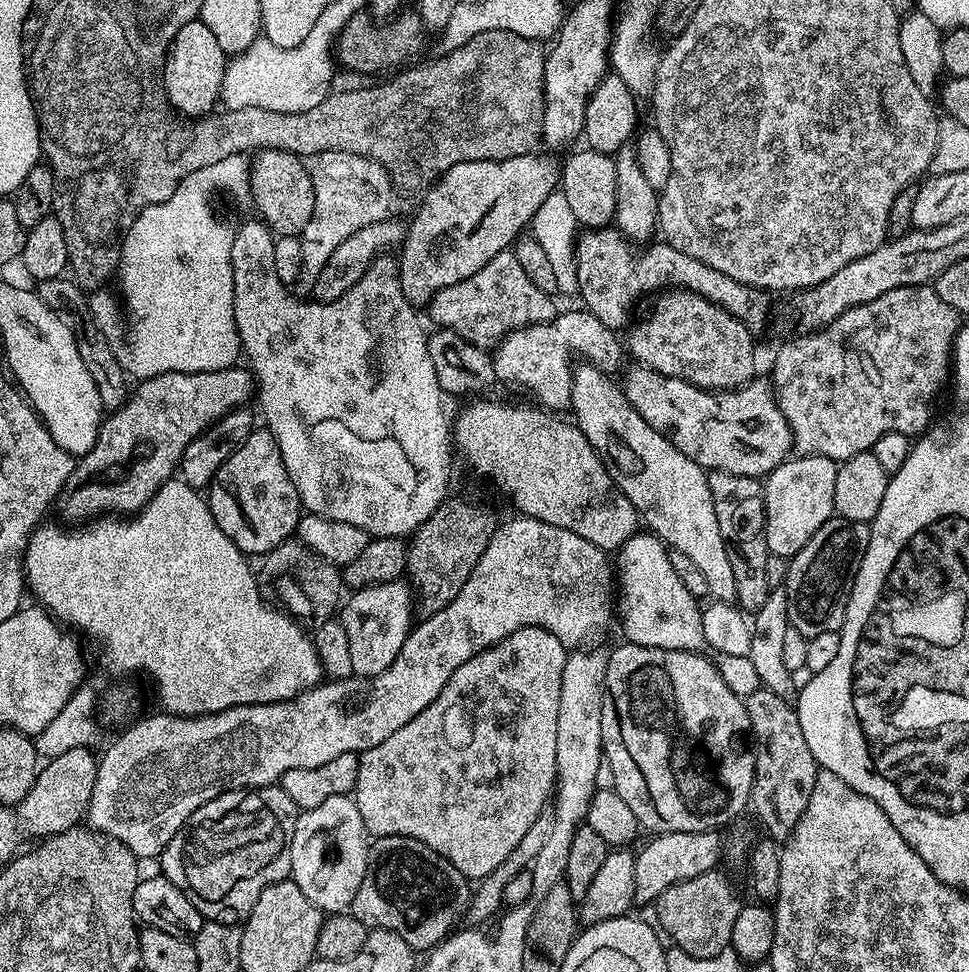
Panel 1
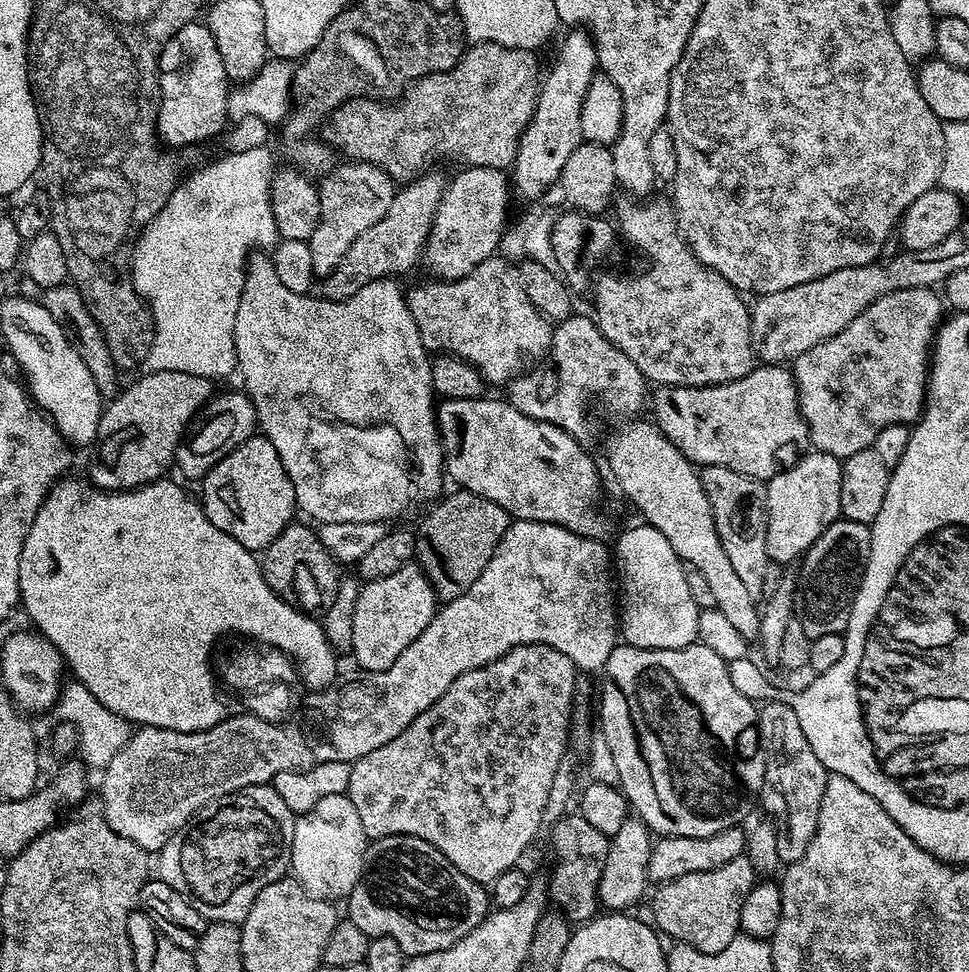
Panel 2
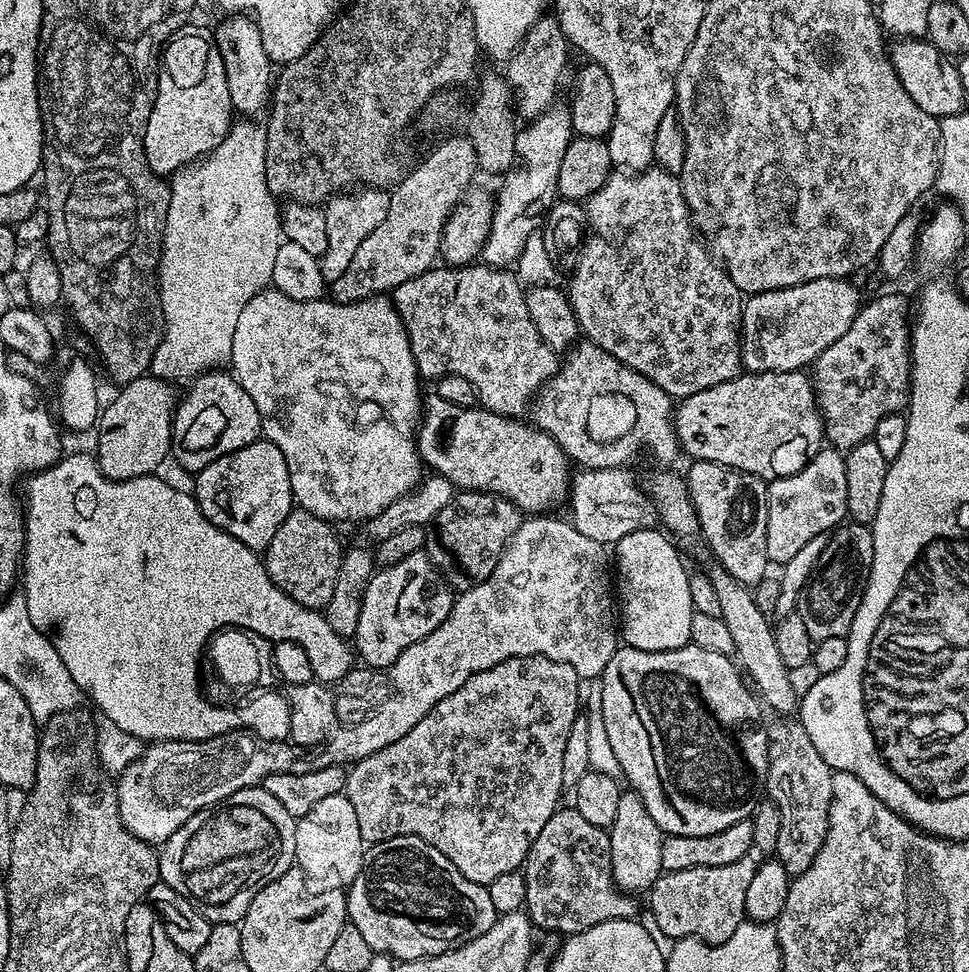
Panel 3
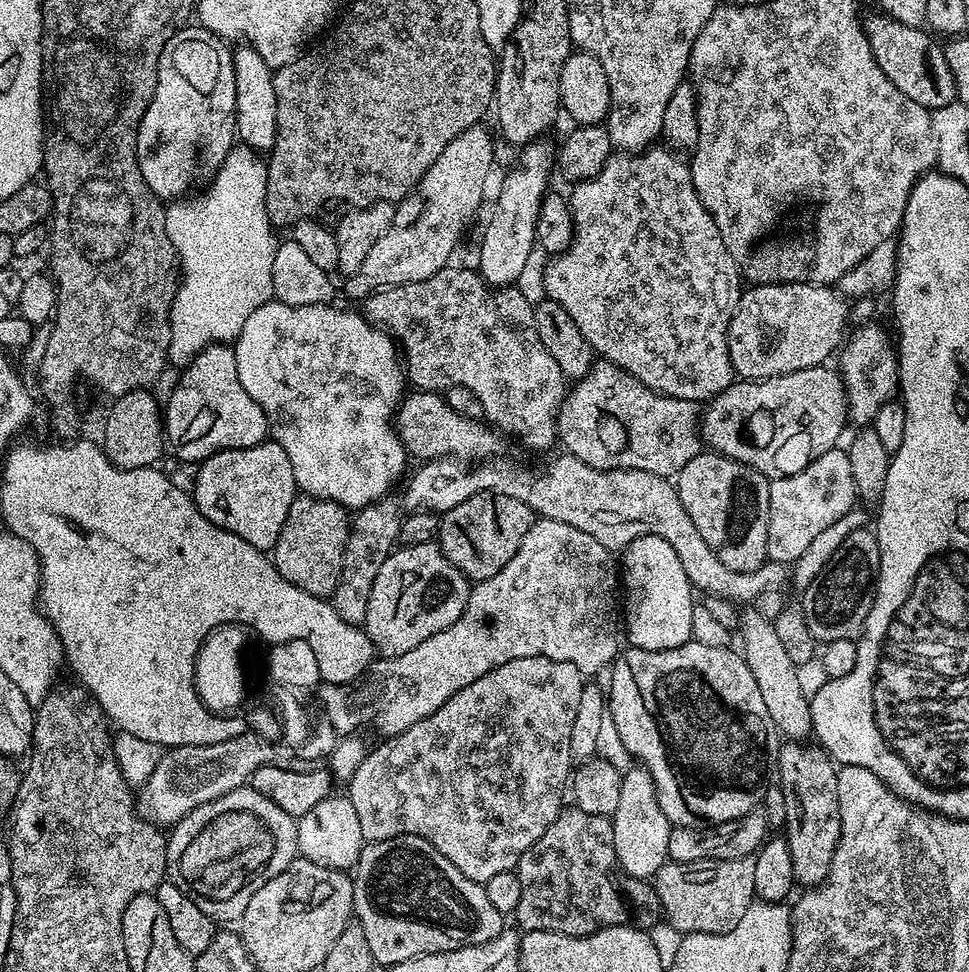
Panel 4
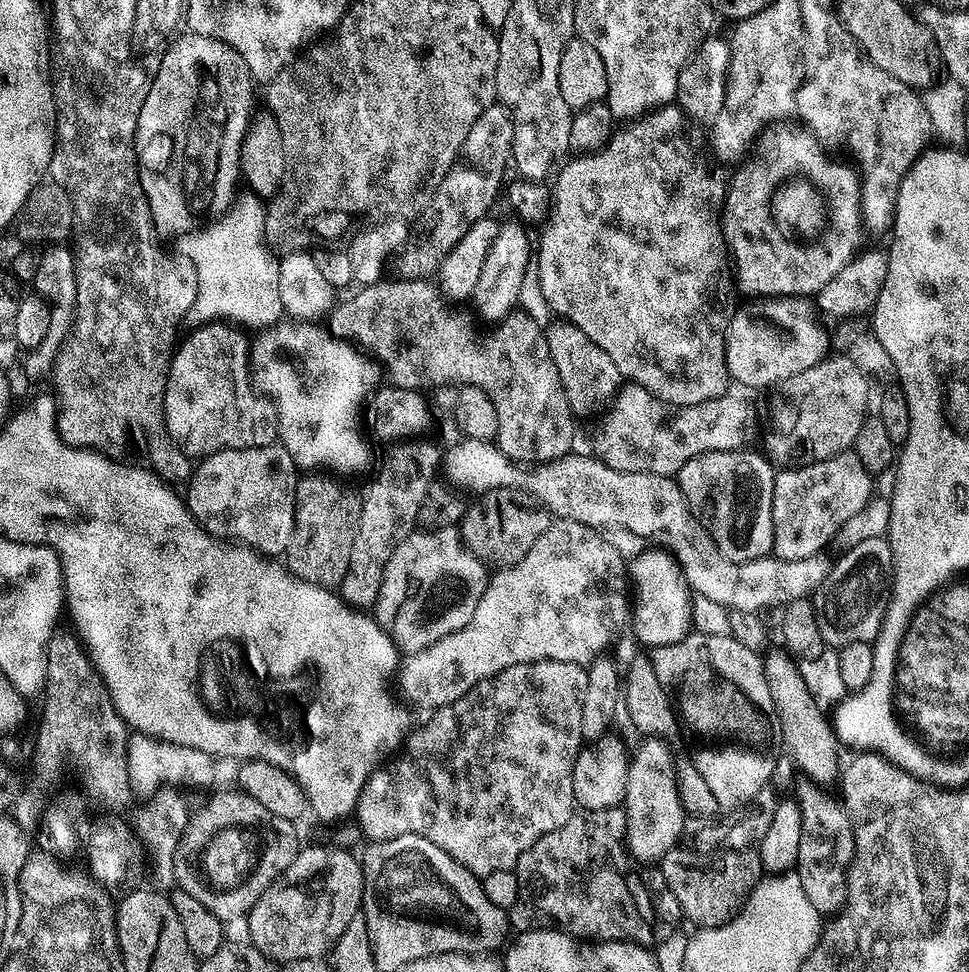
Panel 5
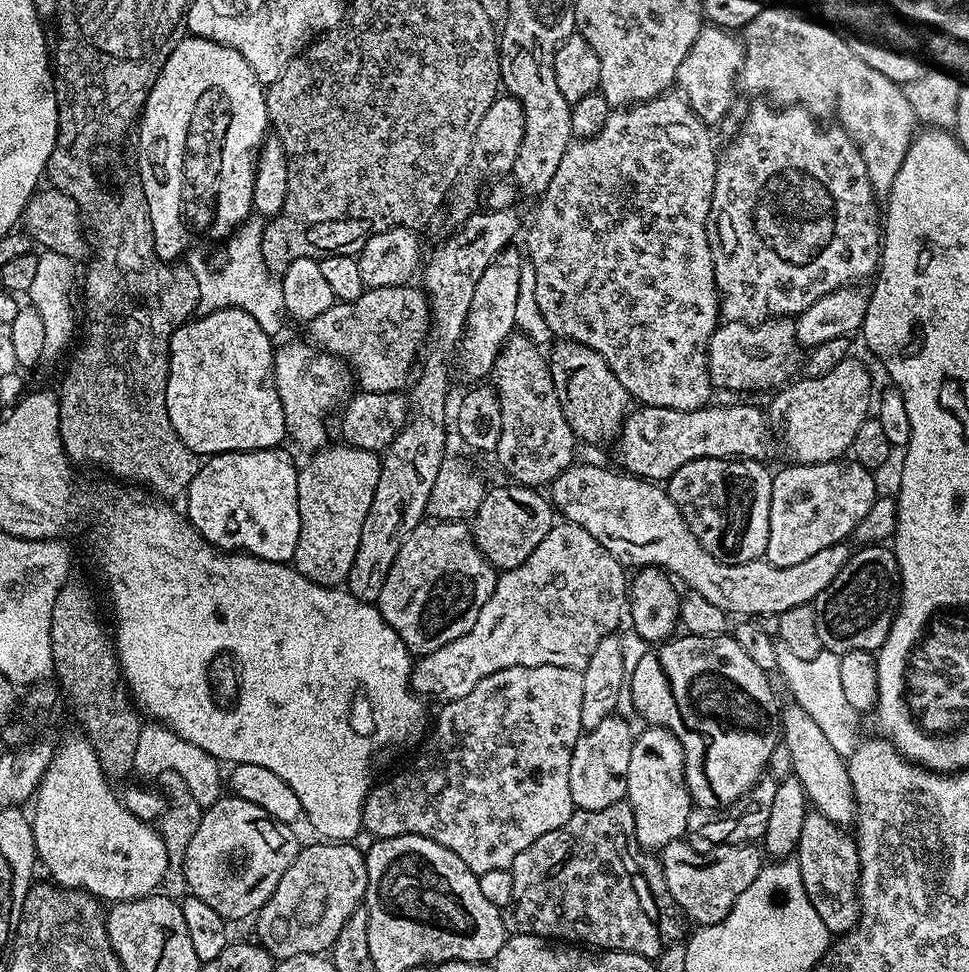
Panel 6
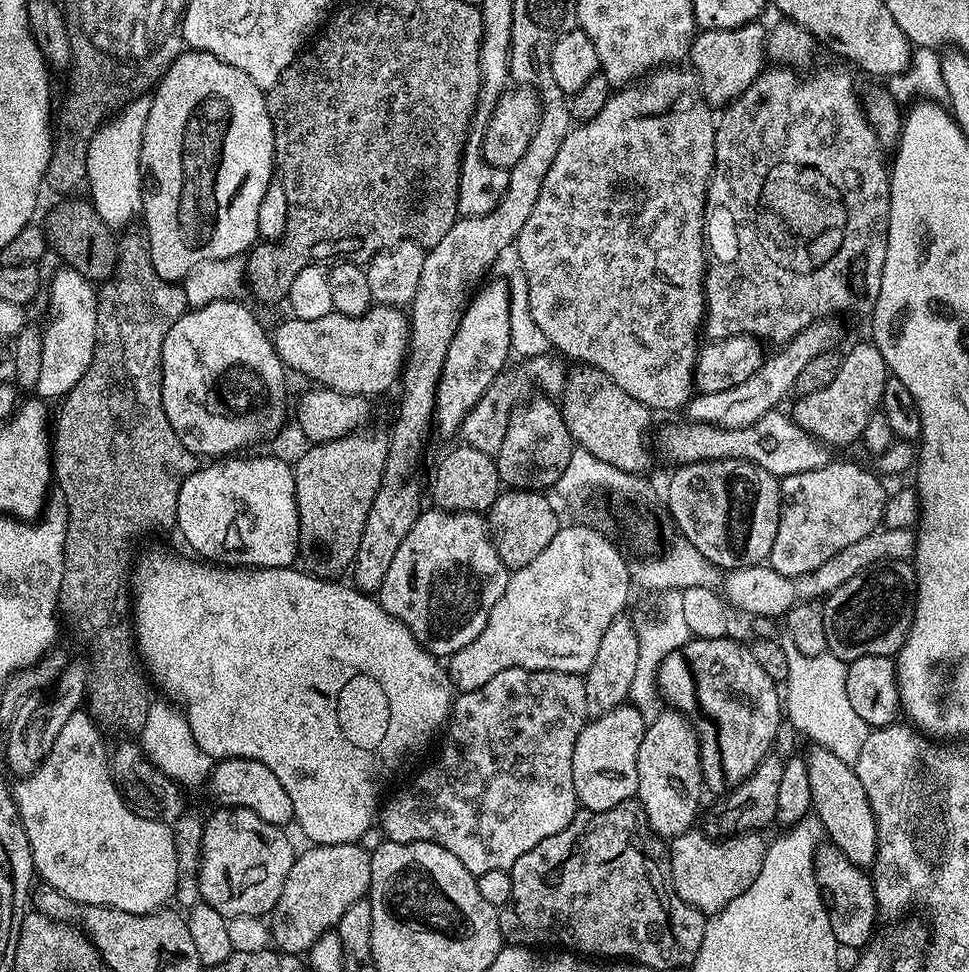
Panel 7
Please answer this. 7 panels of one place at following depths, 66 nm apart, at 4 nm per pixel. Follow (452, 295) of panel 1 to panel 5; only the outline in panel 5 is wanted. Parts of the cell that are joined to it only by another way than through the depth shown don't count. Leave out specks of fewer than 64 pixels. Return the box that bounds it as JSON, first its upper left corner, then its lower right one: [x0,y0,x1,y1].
[327,278,574,464]

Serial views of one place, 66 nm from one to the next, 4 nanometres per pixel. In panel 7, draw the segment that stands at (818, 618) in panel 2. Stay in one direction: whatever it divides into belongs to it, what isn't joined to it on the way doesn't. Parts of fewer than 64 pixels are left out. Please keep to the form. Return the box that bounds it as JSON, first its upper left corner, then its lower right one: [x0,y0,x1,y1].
[823,567,916,662]

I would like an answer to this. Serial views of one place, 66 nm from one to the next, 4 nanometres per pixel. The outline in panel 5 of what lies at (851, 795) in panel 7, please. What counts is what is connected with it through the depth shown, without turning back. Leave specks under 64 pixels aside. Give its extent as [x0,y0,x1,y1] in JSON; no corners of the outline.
[762,651,842,786]

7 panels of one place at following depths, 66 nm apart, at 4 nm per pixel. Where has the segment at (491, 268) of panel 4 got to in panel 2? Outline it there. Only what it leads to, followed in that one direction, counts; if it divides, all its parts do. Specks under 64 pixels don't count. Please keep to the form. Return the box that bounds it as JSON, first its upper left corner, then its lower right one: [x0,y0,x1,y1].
[510,30,598,200]

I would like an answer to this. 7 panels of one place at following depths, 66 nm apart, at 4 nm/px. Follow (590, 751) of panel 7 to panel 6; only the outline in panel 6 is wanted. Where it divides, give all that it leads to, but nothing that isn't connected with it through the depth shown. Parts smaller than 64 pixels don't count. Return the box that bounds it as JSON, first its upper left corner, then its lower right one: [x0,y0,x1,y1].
[570,714,634,811]

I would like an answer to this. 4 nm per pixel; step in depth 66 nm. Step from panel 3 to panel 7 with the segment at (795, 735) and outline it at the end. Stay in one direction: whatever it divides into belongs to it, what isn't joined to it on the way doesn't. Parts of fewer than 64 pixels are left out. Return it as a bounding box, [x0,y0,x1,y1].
[814,842,878,950]

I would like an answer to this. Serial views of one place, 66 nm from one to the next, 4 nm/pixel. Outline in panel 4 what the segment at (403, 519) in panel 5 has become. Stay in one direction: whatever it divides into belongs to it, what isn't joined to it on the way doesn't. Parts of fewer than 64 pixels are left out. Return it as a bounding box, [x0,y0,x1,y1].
[330,498,401,625]

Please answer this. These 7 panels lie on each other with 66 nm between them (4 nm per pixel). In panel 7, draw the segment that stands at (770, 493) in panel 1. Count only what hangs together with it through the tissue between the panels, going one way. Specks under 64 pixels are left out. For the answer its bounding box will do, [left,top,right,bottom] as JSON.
[767,460,890,576]

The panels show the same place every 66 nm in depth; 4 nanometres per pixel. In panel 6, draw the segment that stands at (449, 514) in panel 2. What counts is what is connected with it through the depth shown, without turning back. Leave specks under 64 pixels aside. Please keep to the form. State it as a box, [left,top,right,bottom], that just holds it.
[470,482,554,570]

